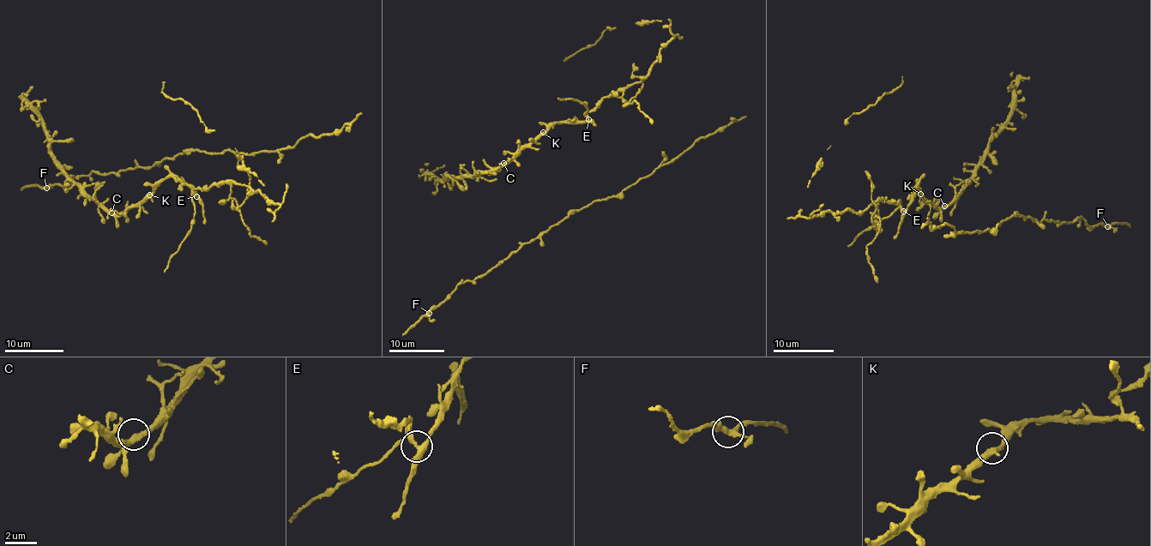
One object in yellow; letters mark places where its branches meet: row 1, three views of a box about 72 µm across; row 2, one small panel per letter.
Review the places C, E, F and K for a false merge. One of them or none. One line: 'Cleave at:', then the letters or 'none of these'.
Cleave at: E

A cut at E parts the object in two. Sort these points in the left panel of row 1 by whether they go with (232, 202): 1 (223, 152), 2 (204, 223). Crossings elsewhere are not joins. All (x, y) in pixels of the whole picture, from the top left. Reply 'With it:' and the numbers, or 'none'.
With it: none

